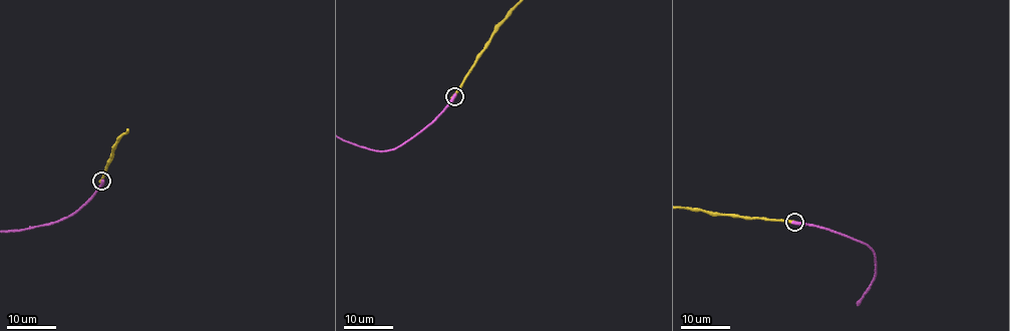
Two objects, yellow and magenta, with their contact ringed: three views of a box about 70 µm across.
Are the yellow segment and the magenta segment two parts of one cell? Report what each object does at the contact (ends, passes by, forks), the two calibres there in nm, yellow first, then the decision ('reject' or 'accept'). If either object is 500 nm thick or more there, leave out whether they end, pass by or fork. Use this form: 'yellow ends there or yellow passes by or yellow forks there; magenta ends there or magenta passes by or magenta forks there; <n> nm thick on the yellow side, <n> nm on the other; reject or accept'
360 nm thick on the yellow side, 500 nm on the other; reject

